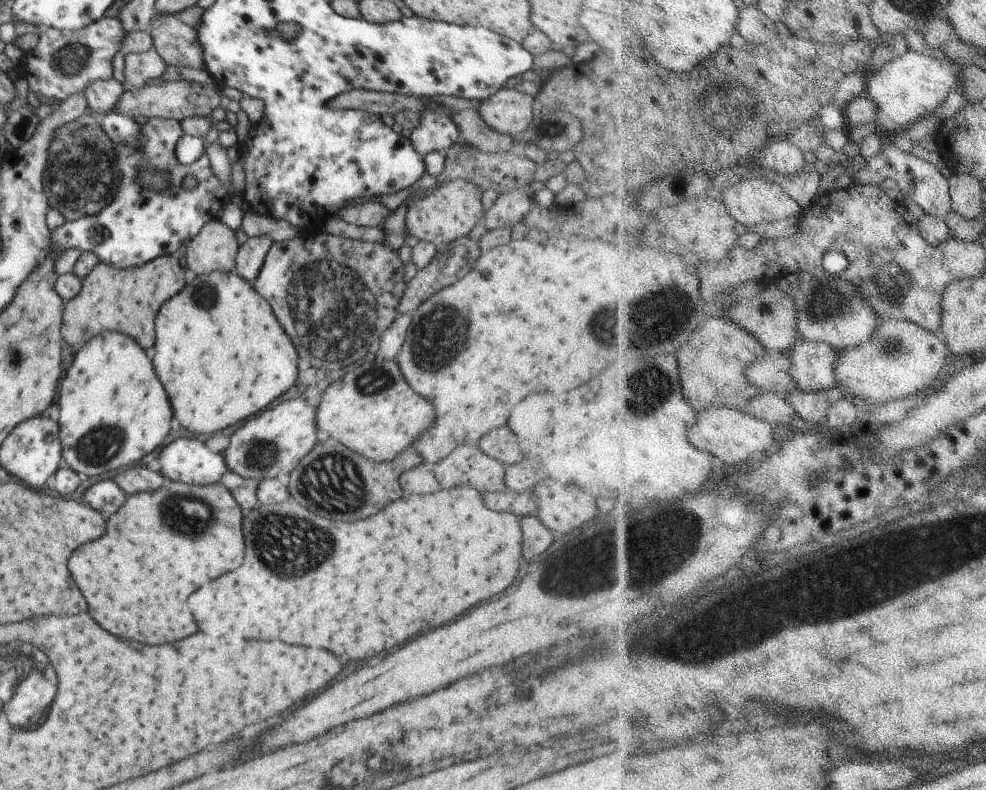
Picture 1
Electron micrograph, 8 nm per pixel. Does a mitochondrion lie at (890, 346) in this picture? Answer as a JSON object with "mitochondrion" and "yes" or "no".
{"mitochondrion":"yes"}

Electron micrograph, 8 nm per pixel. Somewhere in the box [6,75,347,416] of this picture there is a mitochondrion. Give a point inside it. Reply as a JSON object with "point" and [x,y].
{"point":[80,178]}

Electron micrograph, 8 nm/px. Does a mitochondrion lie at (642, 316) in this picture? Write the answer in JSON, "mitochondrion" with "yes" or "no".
{"mitochondrion":"yes"}

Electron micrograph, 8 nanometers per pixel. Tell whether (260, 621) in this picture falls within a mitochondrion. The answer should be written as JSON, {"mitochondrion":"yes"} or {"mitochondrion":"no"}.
{"mitochondrion":"no"}

